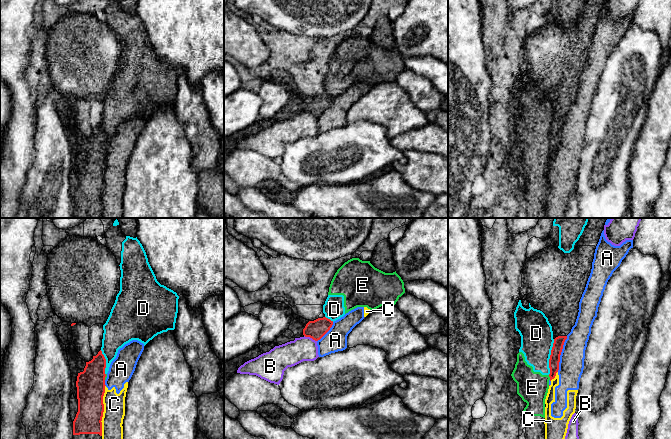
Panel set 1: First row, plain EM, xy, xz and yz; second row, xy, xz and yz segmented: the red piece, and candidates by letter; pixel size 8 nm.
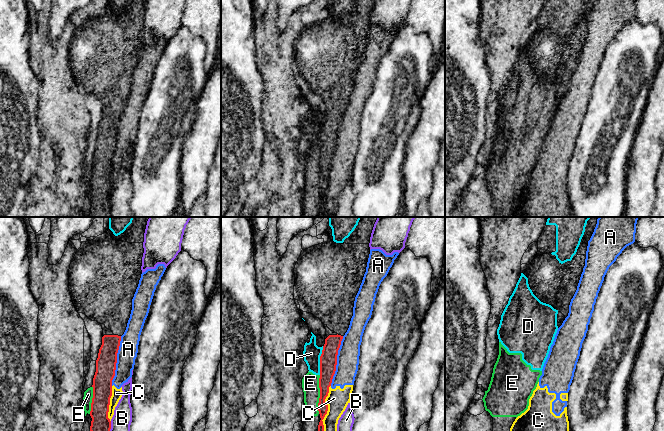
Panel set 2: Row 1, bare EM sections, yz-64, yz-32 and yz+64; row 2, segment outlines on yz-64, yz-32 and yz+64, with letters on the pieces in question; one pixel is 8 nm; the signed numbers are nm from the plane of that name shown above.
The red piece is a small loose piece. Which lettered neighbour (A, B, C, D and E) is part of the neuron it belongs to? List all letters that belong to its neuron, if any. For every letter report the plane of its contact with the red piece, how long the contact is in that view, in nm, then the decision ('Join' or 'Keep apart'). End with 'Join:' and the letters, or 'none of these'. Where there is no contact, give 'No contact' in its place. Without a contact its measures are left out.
A: Touches red in yz. Shared border 300 nm. Keep apart
B: Touches red in xz. Shared border 120 nm. Keep apart
C: Touches red in xy. Shared border 400 nm. Keep apart
D: Touches red in yz. Shared border 300 nm. Keep apart
E: Touches red in yz. Shared border 40 nm. Keep apart
Join: none of these

